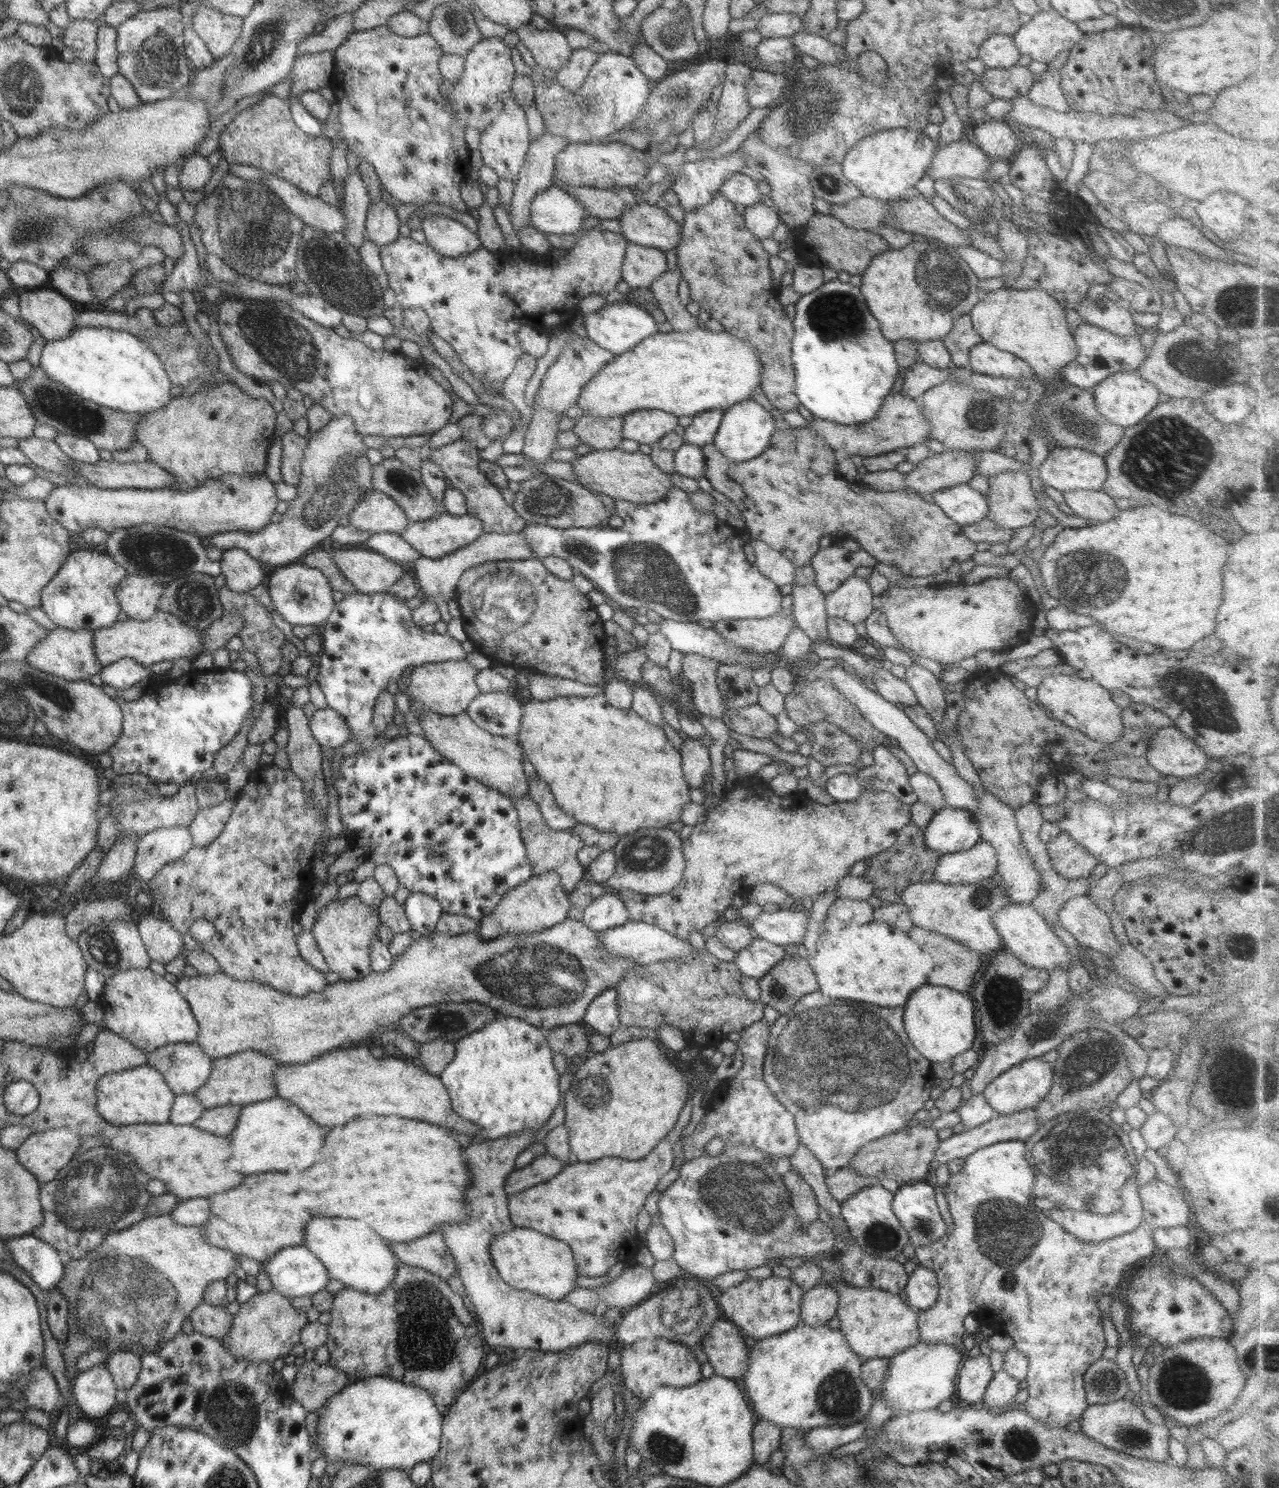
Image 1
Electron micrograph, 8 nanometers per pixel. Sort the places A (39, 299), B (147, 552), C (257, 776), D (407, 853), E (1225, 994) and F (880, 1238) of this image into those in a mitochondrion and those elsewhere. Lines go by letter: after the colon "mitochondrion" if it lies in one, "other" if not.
A: other
B: mitochondrion
C: other
D: other
E: other
F: mitochondrion

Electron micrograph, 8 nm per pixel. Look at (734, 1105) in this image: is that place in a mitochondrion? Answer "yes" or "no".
no

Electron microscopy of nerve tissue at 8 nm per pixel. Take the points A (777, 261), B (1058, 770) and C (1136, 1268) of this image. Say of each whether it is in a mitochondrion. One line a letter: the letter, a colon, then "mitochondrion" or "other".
A: other
B: other
C: other

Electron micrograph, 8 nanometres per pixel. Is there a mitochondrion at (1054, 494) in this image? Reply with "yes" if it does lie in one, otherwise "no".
no

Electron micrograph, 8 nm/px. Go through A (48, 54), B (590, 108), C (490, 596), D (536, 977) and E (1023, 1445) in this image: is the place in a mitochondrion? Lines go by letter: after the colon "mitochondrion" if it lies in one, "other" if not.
A: mitochondrion
B: mitochondrion
C: mitochondrion
D: mitochondrion
E: mitochondrion

